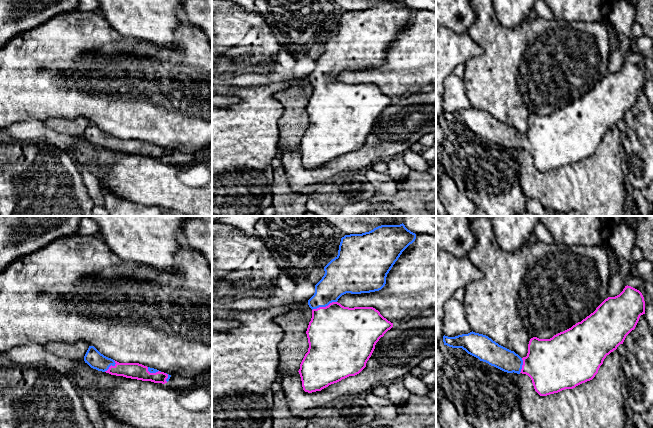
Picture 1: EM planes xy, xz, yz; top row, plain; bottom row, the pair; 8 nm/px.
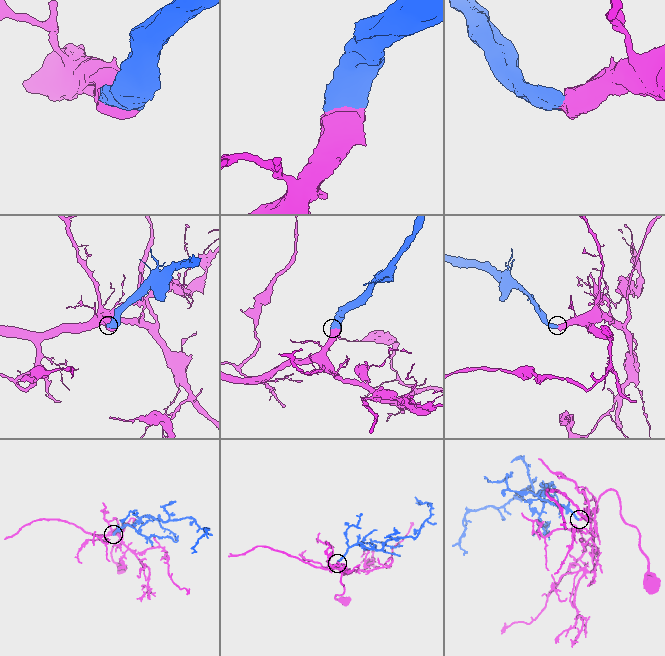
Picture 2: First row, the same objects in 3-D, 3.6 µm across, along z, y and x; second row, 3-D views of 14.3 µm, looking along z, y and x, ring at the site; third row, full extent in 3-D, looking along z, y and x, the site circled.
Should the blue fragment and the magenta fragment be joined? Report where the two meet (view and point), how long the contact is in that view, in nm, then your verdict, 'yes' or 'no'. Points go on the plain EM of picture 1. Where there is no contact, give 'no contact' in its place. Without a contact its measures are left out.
xz (324, 82) | 220 nm | yes

